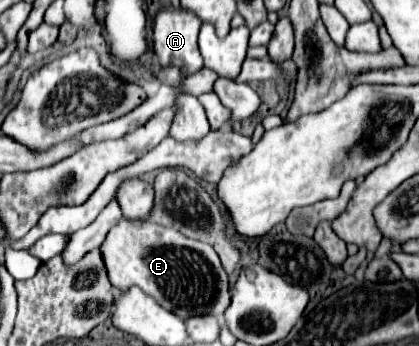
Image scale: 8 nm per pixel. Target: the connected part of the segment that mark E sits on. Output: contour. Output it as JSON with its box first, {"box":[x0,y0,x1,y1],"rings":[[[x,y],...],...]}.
{"box":[102,218,230,320],"rings":[[[122,218],[120,224],[108,232],[102,244],[102,256],[106,258],[108,276],[114,288],[126,292],[132,286],[138,286],[178,318],[186,320],[188,316],[204,314],[222,316],[230,304],[228,274],[216,250],[174,228],[164,228],[156,222],[134,224],[132,220]]]}

